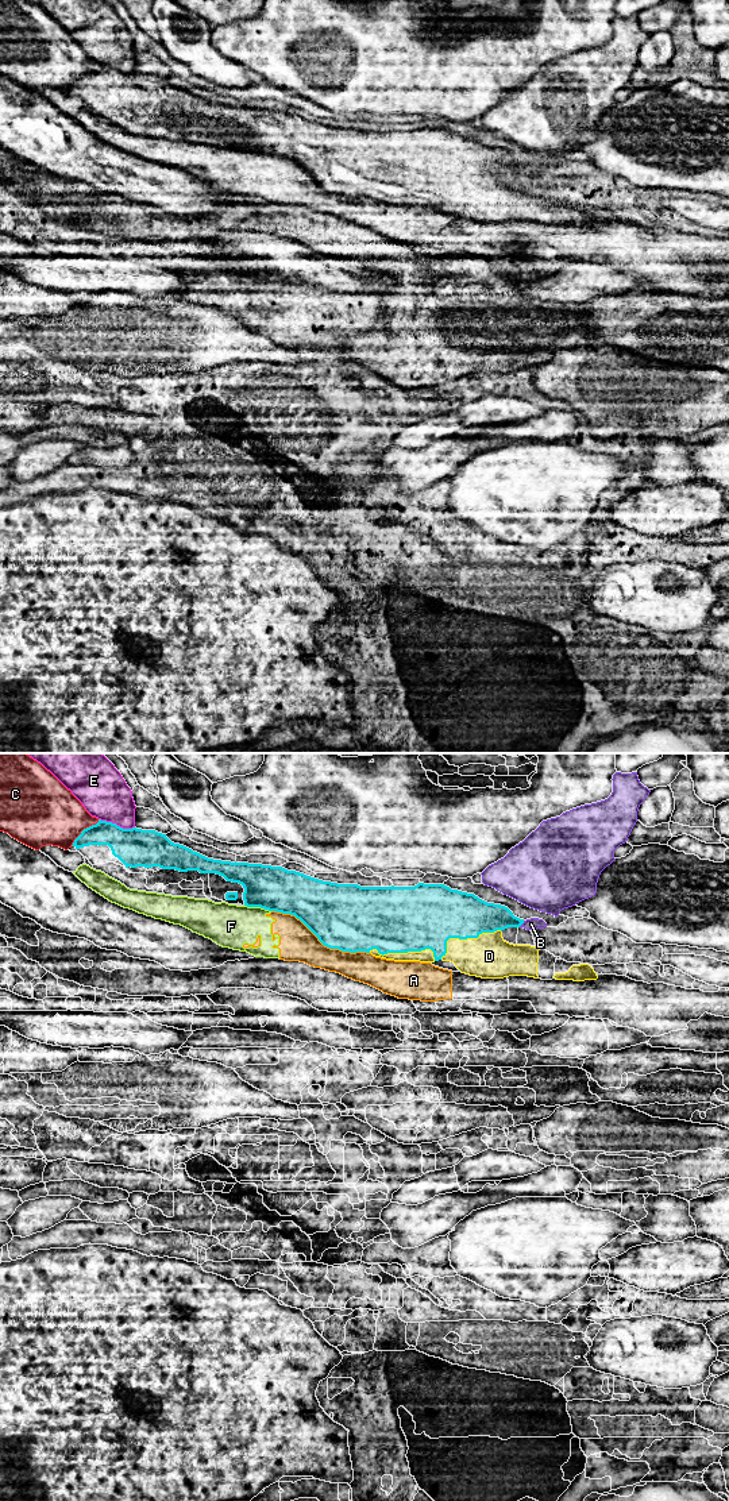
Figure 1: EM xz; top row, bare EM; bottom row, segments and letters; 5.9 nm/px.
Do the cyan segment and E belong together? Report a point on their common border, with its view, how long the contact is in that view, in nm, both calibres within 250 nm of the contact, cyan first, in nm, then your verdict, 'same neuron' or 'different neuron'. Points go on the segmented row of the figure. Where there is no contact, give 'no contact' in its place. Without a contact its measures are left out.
xz (115, 824) | 220 nm | 220/300 nm | different neuron

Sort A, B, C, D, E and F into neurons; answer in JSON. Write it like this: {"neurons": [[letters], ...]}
{"neurons": [["A", "F"], ["B"], ["C"], ["D"], ["E"]]}

